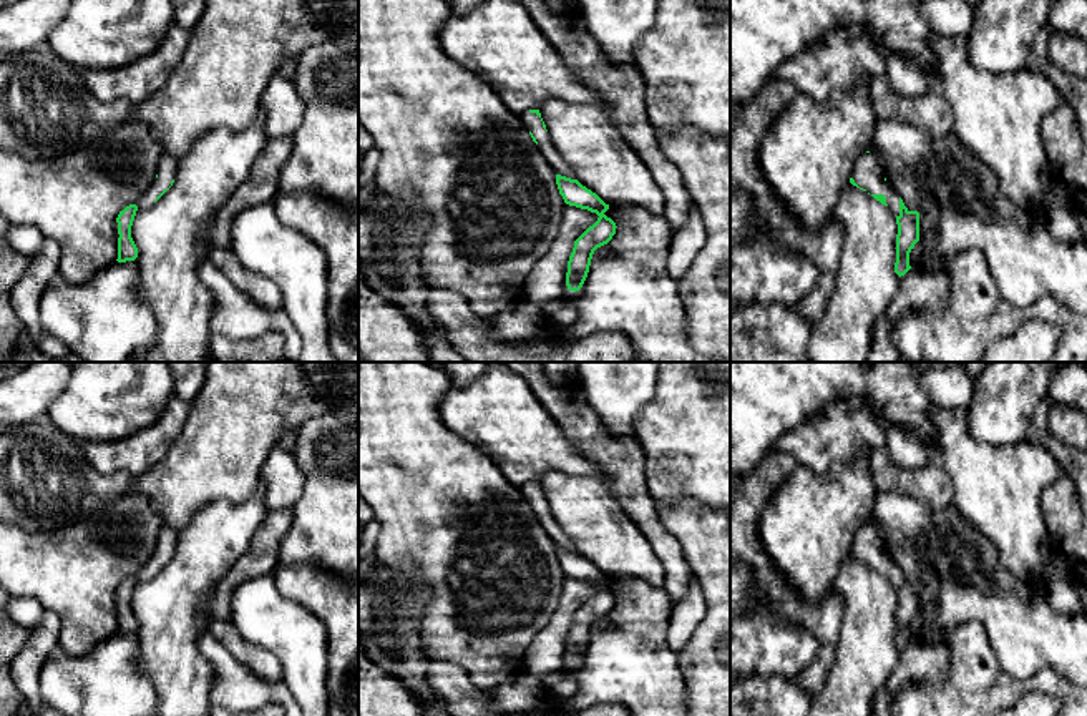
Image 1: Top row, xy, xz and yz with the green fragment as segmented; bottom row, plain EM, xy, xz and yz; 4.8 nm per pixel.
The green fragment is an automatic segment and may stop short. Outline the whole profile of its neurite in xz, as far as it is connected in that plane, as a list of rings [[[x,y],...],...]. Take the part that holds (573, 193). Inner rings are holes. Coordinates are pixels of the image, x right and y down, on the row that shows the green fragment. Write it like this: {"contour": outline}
{"contour": [[[529,110],[521,115],[524,126],[529,130],[533,141],[556,171],[556,184],[564,203],[596,213],[597,221],[589,226],[576,241],[568,261],[566,286],[569,291],[579,291],[587,277],[591,259],[609,254],[607,243],[616,234],[616,223],[604,213],[609,209],[596,193],[576,179],[574,169],[554,148],[539,110]]]}

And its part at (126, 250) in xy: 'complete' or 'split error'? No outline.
split error

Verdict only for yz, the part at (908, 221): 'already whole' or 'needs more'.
needs more

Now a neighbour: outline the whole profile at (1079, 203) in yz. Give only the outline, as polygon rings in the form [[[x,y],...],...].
[[[1075,191],[1072,209],[1082,231],[1082,238],[1087,243],[1087,191]]]

